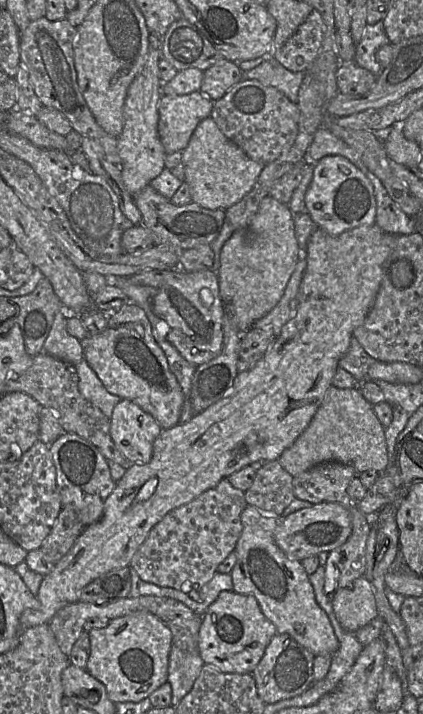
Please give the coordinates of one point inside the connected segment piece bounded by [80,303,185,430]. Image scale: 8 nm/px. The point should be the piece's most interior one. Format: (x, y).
(126, 358)

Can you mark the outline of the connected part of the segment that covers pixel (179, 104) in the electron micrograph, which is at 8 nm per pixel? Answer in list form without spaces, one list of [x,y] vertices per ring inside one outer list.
[[[201,91],[187,95],[162,95],[158,104],[158,134],[166,154],[185,150],[197,125],[211,116],[213,103]]]

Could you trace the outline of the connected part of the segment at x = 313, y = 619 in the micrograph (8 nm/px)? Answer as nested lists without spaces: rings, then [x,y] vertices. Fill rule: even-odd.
[[[247,505],[242,511],[242,532],[234,549],[237,560],[230,573],[233,582],[233,591],[254,596],[261,611],[276,626],[278,633],[290,635],[315,656],[333,655],[339,648],[339,641],[334,633],[328,615],[316,601],[309,575],[303,568],[301,561],[287,557],[275,542],[274,535],[278,517],[261,511],[252,505]]]

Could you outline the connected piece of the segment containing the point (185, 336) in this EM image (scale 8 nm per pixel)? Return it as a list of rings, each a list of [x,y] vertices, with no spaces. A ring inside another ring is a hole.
[[[177,269],[167,274],[165,283],[156,289],[152,299],[152,309],[154,314],[167,322],[170,327],[167,340],[189,363],[198,367],[220,354],[223,346],[223,303],[217,274],[211,269],[197,272],[185,272]]]

